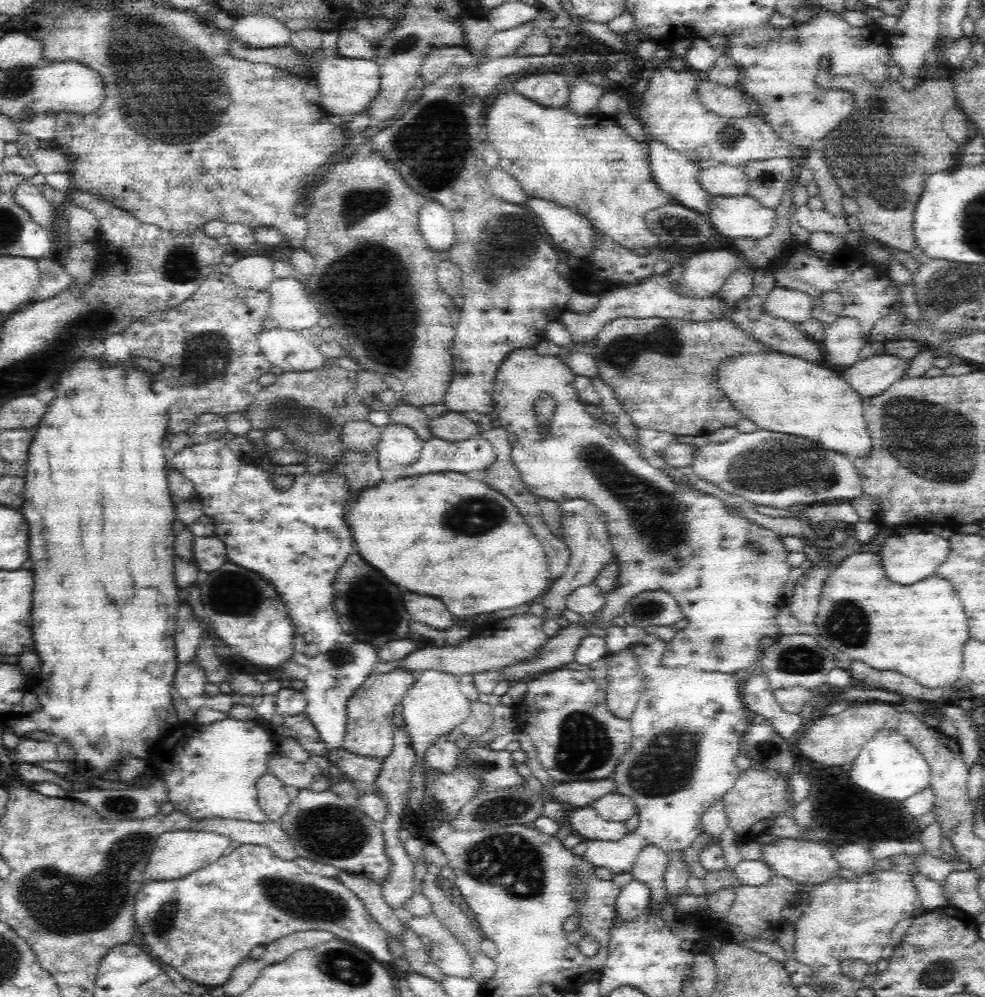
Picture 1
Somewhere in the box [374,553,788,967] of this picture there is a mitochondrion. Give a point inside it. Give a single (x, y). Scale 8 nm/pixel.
(507, 862)

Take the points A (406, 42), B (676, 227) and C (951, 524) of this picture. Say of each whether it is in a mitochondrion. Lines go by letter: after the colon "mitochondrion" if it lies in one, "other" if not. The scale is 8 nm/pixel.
A: mitochondrion
B: mitochondrion
C: other

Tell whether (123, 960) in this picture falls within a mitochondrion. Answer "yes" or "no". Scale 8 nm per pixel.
no

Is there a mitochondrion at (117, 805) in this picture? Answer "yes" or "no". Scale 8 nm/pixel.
yes

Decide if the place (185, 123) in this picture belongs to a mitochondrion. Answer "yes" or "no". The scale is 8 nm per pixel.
yes

